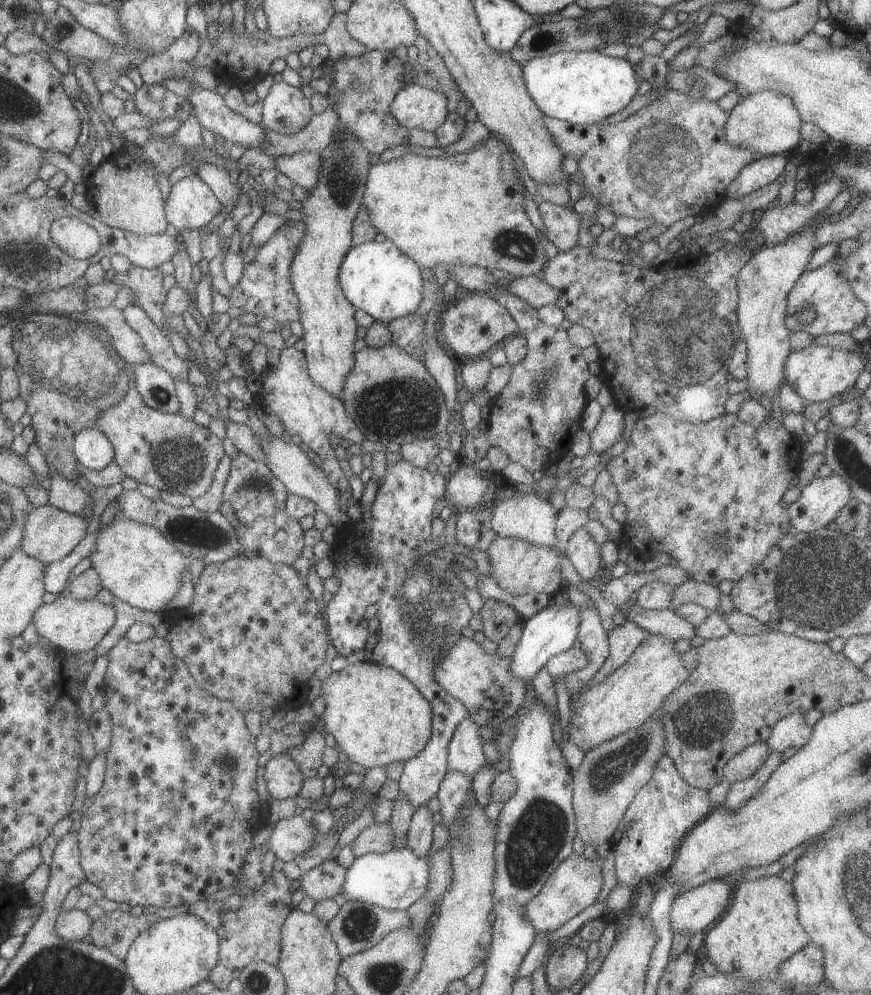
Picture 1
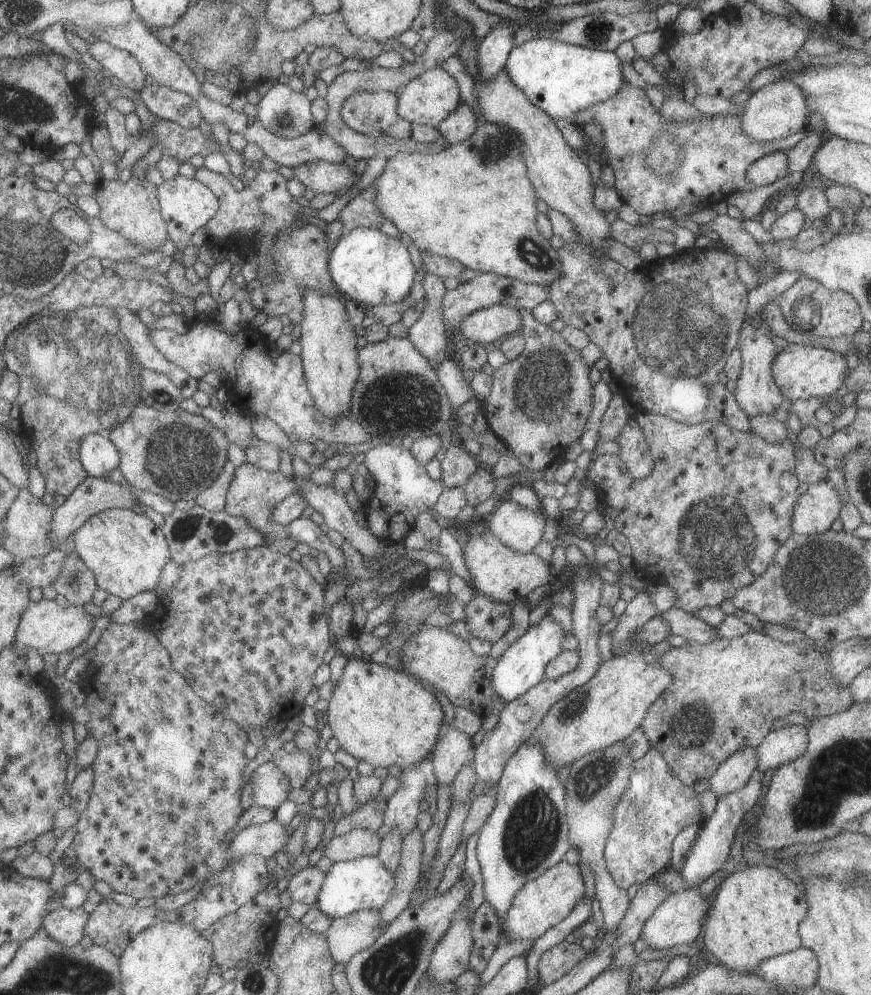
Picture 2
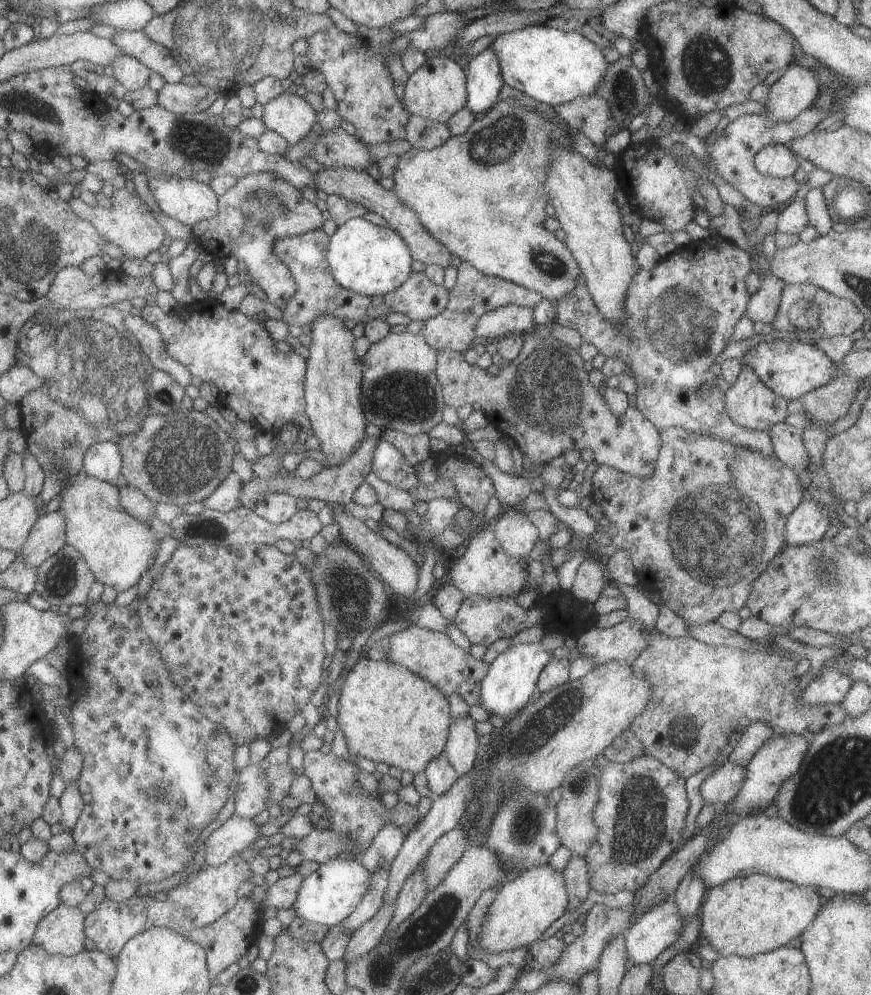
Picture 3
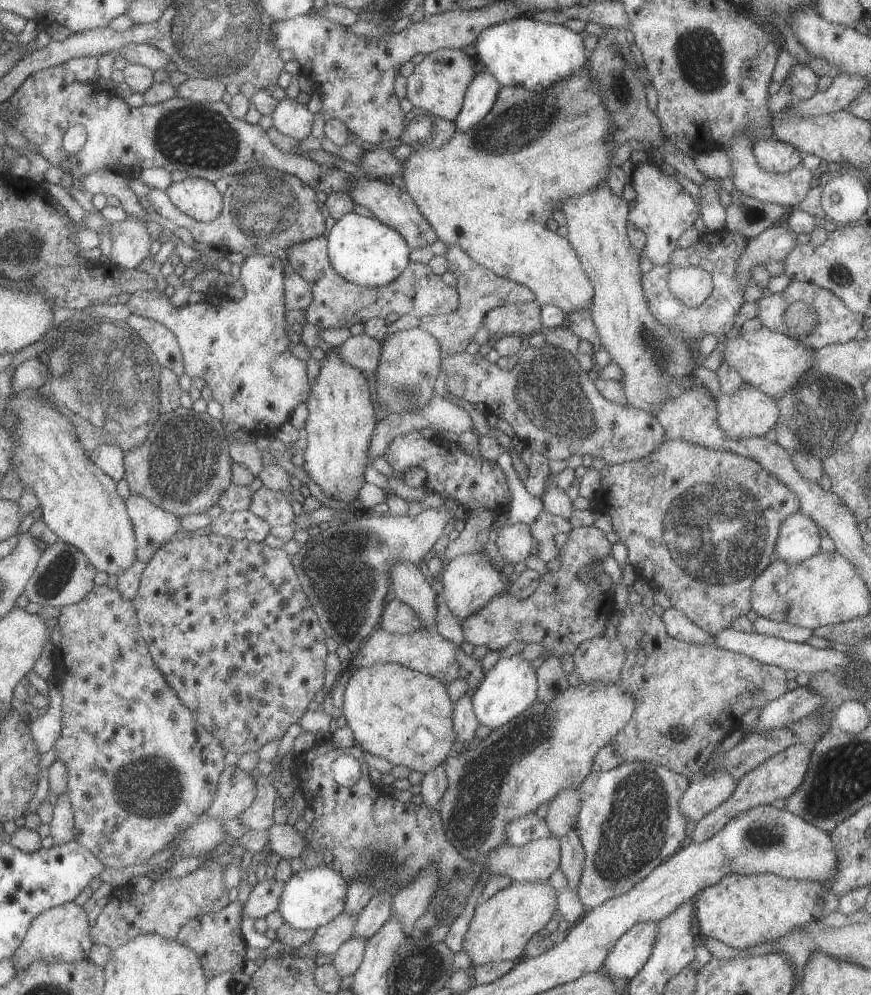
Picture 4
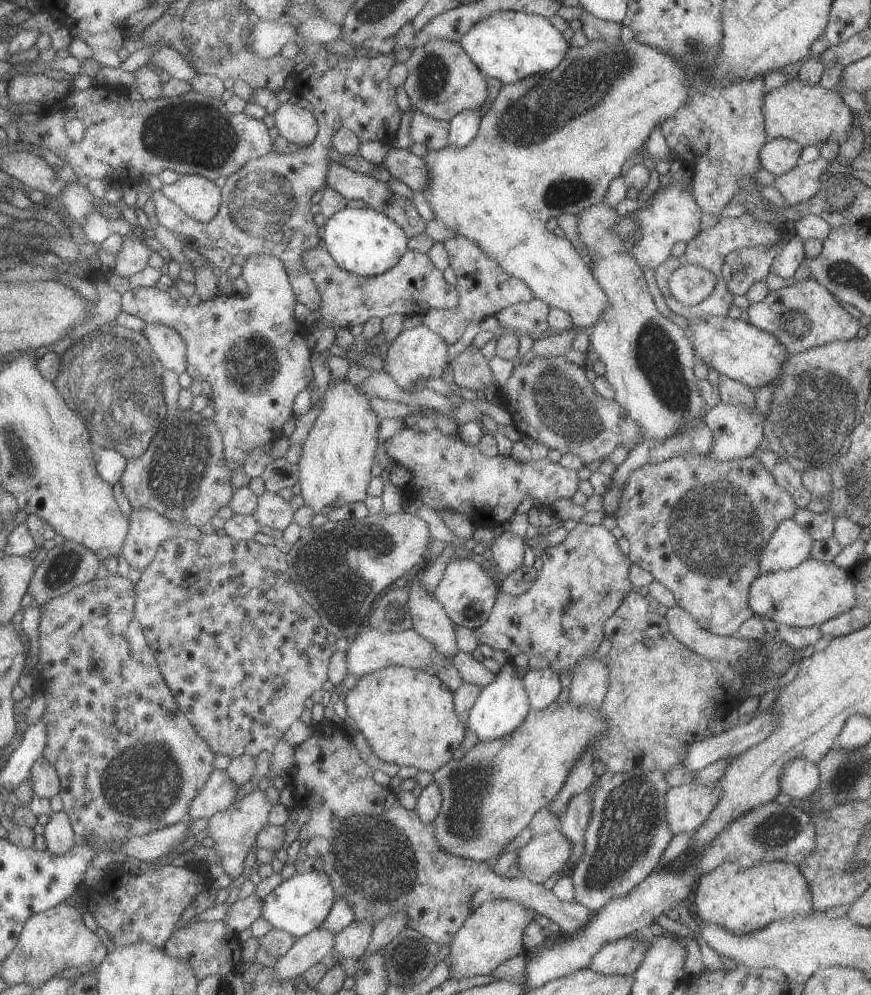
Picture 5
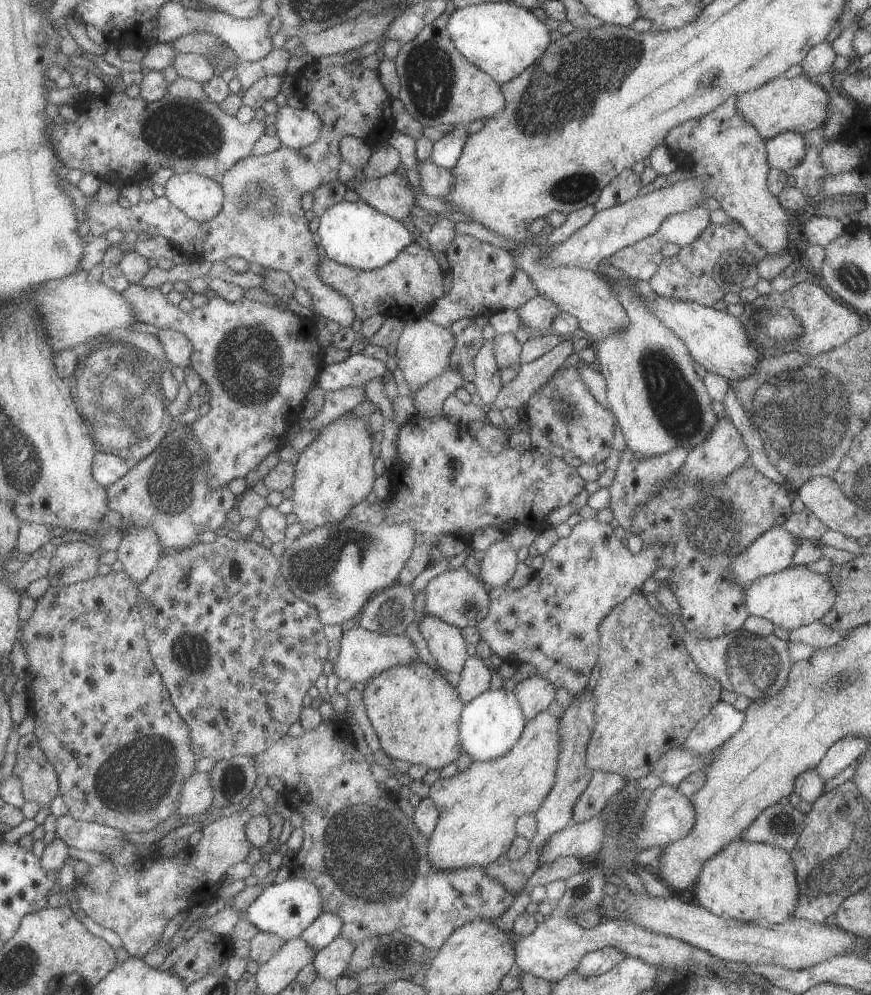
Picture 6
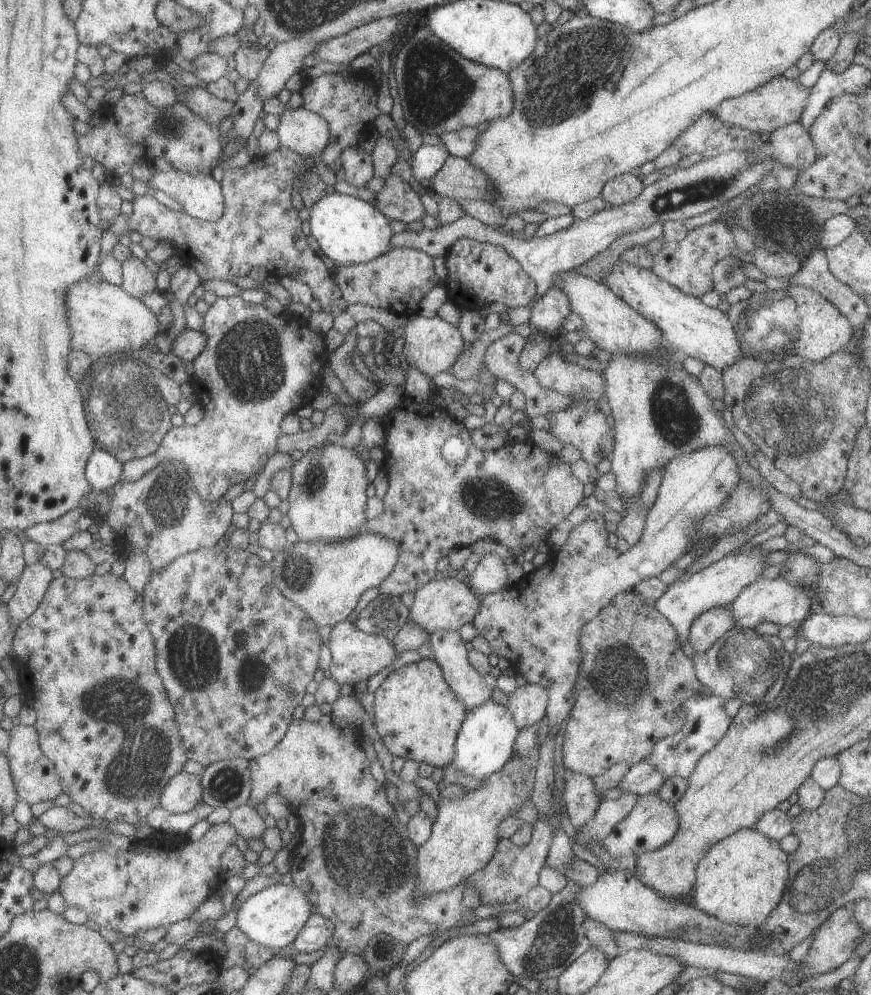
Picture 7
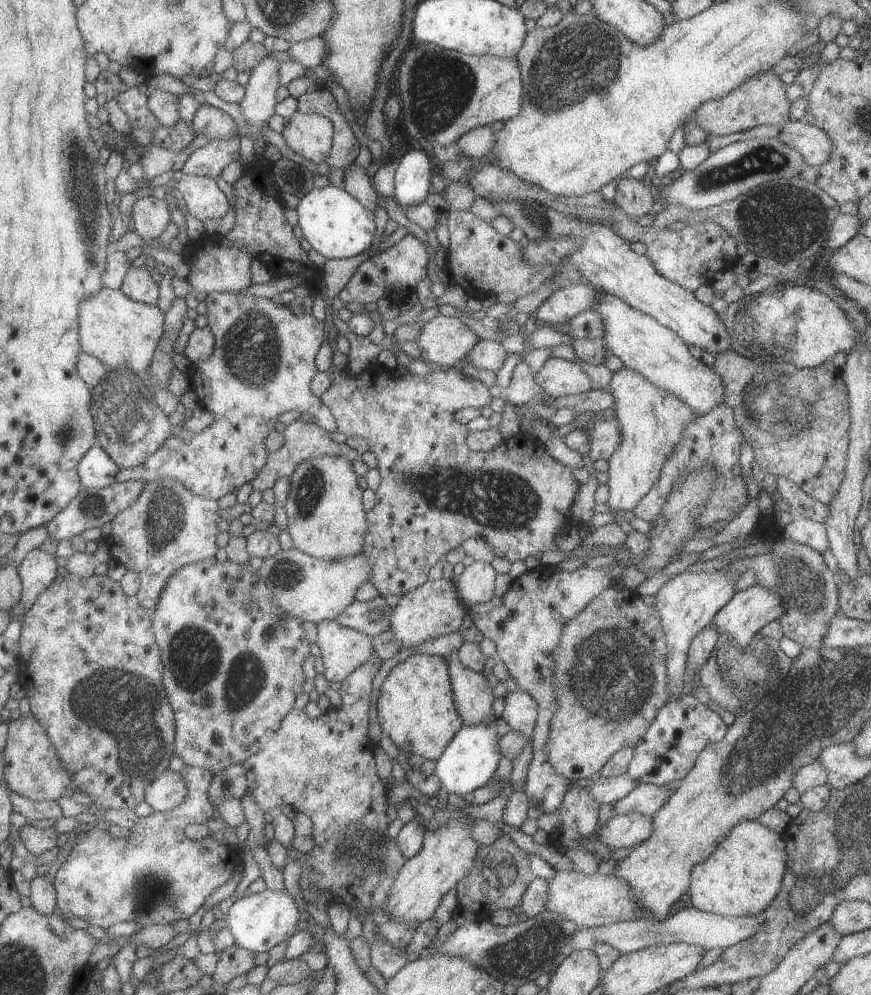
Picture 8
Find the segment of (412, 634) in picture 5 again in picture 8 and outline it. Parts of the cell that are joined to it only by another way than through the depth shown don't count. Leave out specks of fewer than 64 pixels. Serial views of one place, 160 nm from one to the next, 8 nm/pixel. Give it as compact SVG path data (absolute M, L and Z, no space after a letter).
M332 620L318 622L318 647L330 682L342 682L375 656L372 637Z

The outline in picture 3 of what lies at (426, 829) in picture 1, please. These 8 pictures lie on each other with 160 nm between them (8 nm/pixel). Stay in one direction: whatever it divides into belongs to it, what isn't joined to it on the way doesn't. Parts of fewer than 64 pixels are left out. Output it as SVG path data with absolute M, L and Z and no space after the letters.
M396 900L394 903L384 903L380 910L362 926L359 926L350 937L345 952L346 962L354 962L363 954L370 952L381 943L383 936L392 922Z

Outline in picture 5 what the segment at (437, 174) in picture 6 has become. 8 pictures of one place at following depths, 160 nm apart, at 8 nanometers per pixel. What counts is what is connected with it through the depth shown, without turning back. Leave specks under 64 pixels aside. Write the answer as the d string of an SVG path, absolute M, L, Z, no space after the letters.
M391 148L382 162L391 176L398 178L416 192L424 192L428 186L427 166L422 157L408 149Z

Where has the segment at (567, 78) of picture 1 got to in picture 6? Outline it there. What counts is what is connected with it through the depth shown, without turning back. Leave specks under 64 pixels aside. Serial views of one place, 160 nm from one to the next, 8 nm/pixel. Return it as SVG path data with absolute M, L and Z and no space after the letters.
M510 1L503 3L480 3L468 5L464 8L456 8L447 22L447 29L457 51L468 62L489 74L499 85L503 85L516 78L531 64L540 60L552 42L550 27L543 20L539 20L532 11L516 6Z

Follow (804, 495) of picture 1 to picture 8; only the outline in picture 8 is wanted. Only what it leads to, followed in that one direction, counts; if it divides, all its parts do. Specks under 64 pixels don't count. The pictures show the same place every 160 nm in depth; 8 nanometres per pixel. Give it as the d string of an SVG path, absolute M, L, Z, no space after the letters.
M714 570L714 572L684 572L667 581L658 594L656 594L656 606L660 614L660 620L663 626L664 638L666 643L666 670L668 677L668 700L682 696L684 690L684 675L687 668L688 652L694 640L694 636L700 633L700 630L708 627L712 618L734 597L736 593L736 580L739 575L733 572L724 572Z

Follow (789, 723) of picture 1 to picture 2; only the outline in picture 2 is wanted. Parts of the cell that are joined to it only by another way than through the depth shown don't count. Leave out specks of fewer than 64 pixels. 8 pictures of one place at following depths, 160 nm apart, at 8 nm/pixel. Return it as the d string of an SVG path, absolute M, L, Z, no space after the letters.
M784 725L770 731L757 746L758 766L763 773L768 768L778 768L802 756L808 748L807 728L800 725Z

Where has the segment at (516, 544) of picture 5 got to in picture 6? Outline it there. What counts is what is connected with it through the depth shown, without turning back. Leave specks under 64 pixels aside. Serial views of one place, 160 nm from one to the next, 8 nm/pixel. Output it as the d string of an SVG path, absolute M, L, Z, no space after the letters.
M502 539L490 545L481 560L482 568L479 577L488 589L506 585L514 576L519 563L517 552L510 540Z

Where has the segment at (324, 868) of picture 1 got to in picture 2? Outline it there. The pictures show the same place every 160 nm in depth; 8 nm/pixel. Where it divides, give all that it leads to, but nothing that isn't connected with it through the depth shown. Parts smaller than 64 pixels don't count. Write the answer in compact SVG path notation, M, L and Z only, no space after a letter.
M308 866L301 871L293 872L287 890L291 900L311 905L317 902L326 873L315 866Z

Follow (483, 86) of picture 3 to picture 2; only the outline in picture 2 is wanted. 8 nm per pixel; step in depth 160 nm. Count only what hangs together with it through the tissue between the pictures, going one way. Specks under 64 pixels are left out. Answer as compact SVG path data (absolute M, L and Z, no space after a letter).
M498 24L490 29L479 45L477 59L481 81L489 81L504 69L515 47L515 31L510 24Z

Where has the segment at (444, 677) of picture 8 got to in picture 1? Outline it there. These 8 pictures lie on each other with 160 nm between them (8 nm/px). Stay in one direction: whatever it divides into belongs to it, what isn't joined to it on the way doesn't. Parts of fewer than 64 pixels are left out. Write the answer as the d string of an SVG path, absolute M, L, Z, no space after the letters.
M374 660L350 663L342 670L332 671L328 678L322 680L321 687L321 697L325 702L322 717L326 730L334 736L336 746L344 750L350 763L361 764L367 770L375 766L385 768L396 761L405 763L413 759L430 740L433 723L431 704L416 686L395 668L380 666Z

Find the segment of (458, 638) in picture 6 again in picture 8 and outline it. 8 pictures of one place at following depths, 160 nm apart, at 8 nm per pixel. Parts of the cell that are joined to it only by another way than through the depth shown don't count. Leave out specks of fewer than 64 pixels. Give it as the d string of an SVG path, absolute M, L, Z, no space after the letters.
M457 652L446 658L456 710L464 725L489 723L496 720L492 703L495 700L493 687L483 673L466 668Z

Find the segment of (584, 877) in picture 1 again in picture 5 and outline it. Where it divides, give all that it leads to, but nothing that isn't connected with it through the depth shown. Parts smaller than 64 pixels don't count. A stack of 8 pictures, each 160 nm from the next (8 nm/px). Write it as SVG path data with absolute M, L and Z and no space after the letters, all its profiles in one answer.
M494 899L477 908L456 932L448 956L453 972L452 977L490 975L505 960L526 954L523 934L528 924L534 921L534 911L510 899Z

